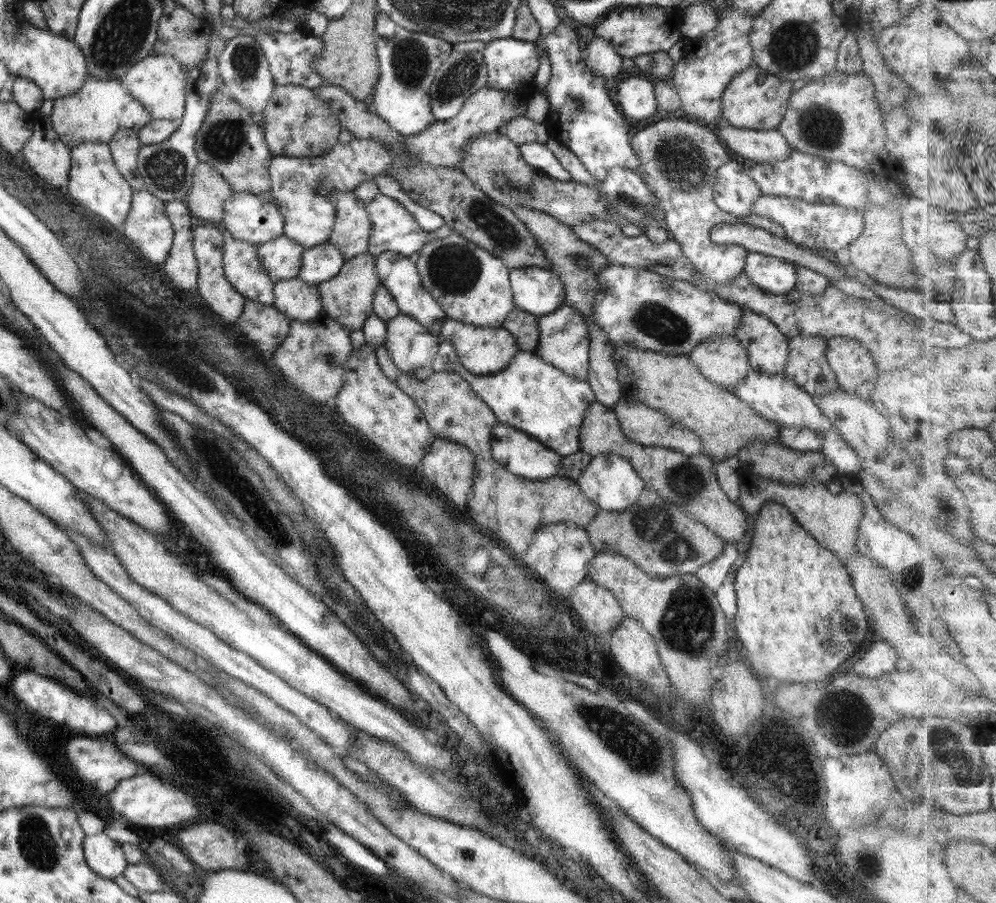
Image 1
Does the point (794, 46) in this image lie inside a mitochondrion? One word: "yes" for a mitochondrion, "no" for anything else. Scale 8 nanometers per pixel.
yes

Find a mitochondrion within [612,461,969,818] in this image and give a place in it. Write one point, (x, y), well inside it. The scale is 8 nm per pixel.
(688, 625)

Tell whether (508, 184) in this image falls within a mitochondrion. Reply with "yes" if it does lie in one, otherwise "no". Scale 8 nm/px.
yes

